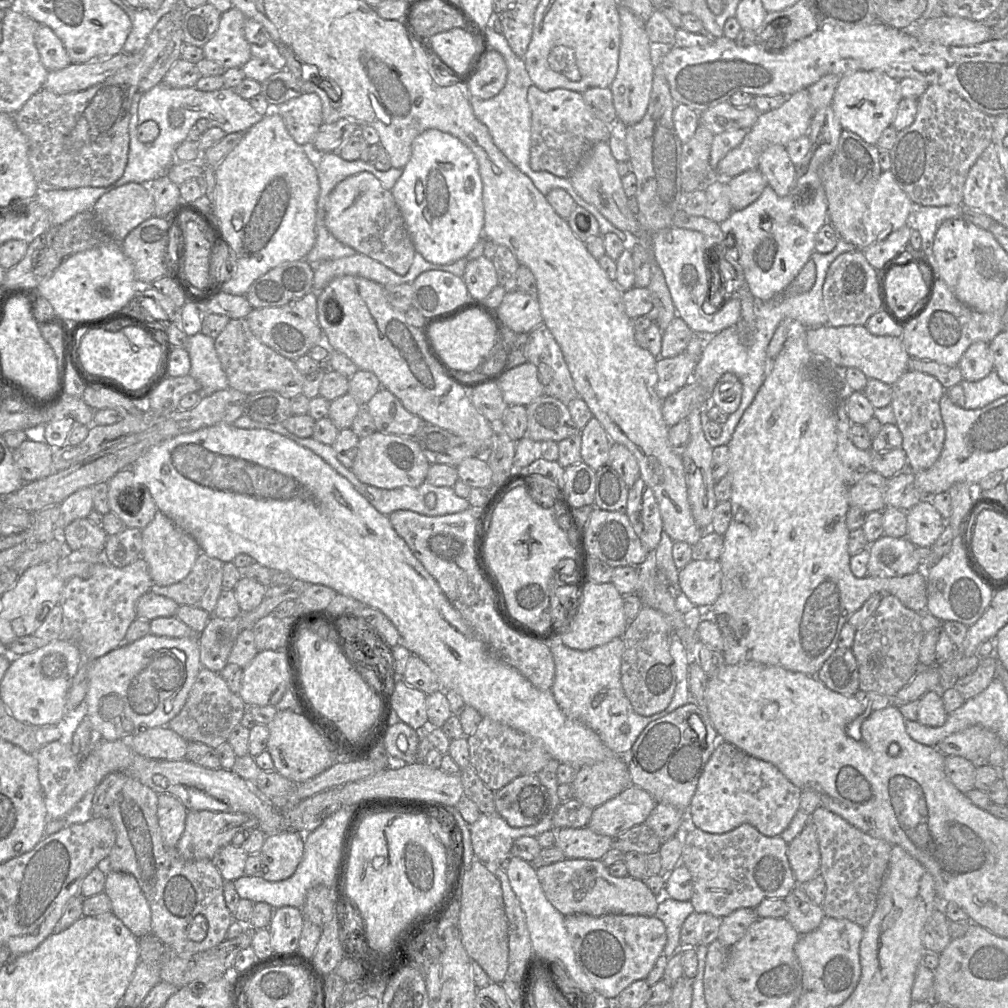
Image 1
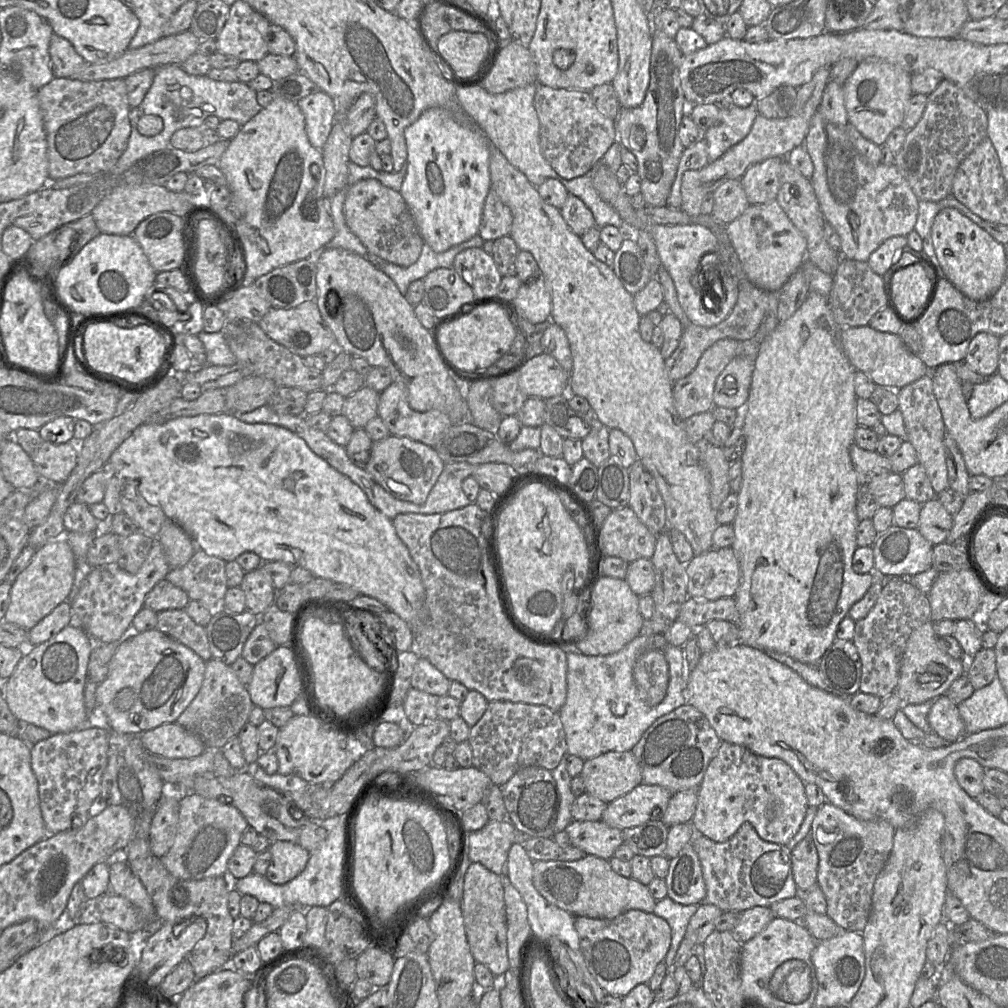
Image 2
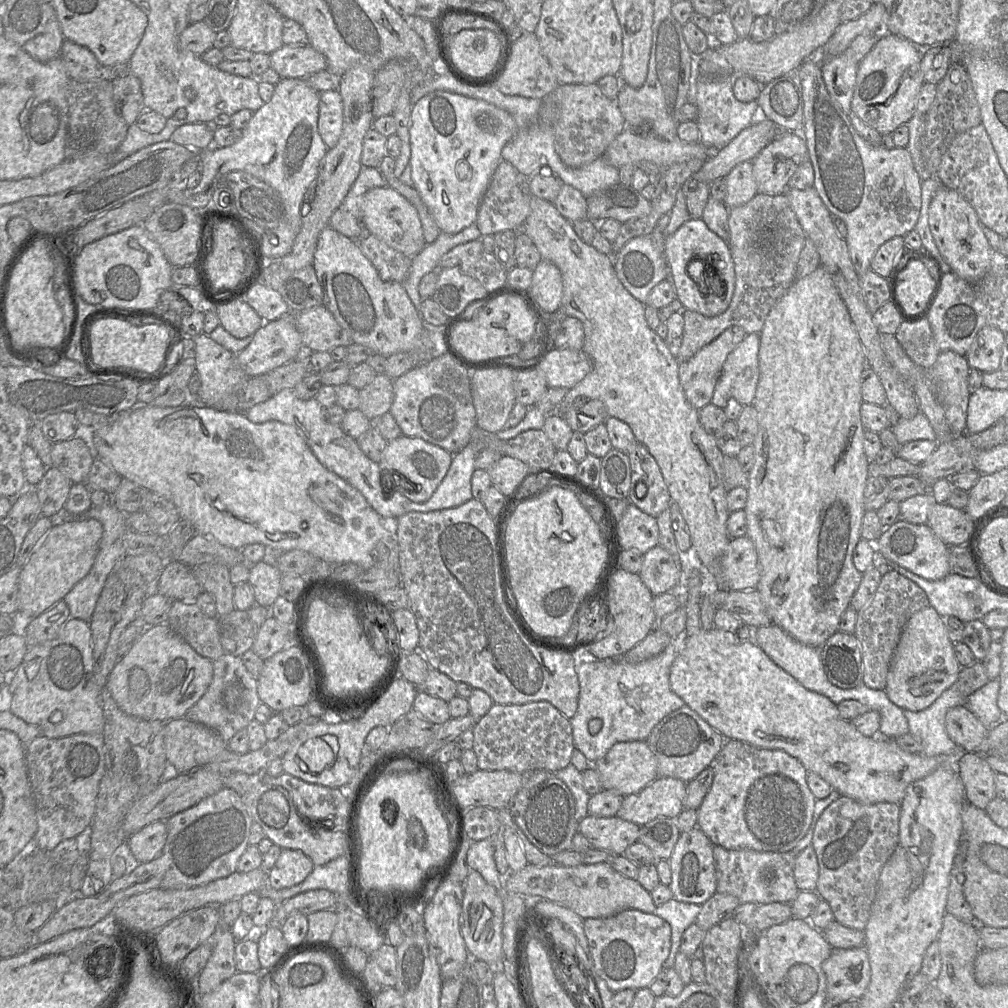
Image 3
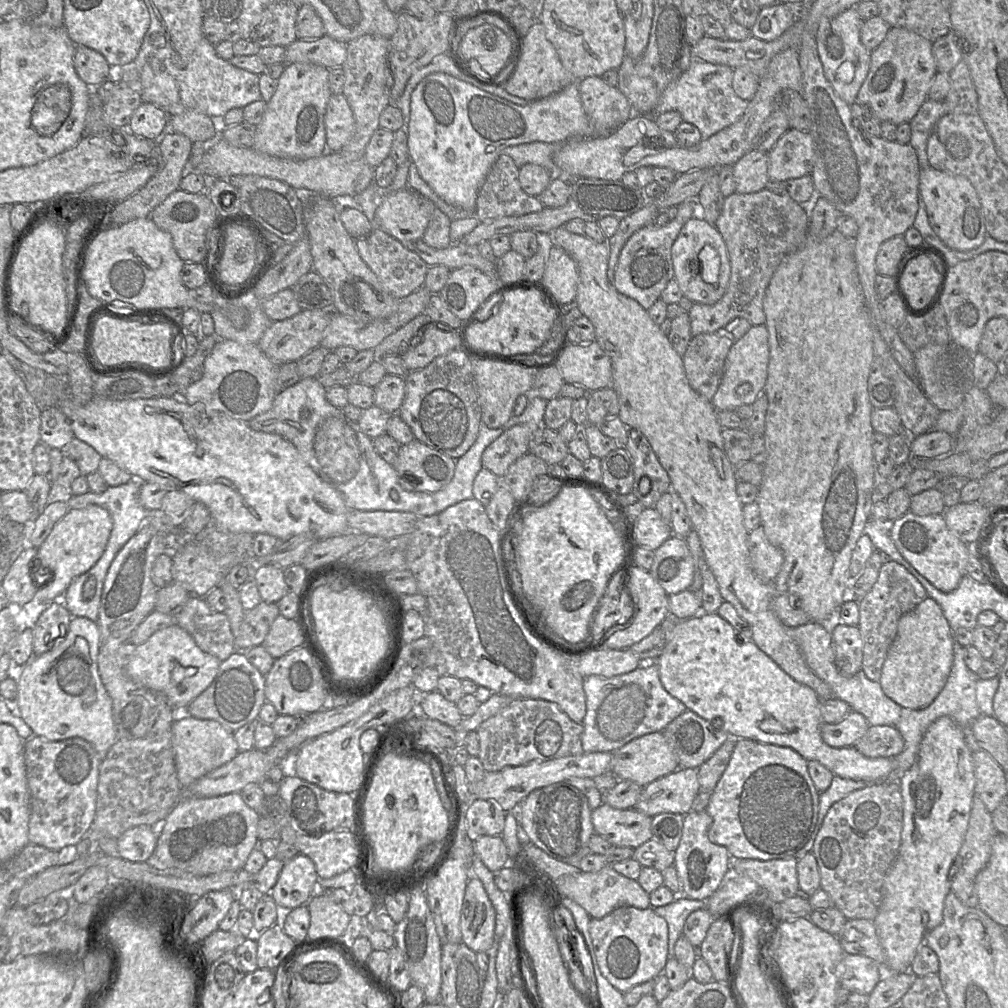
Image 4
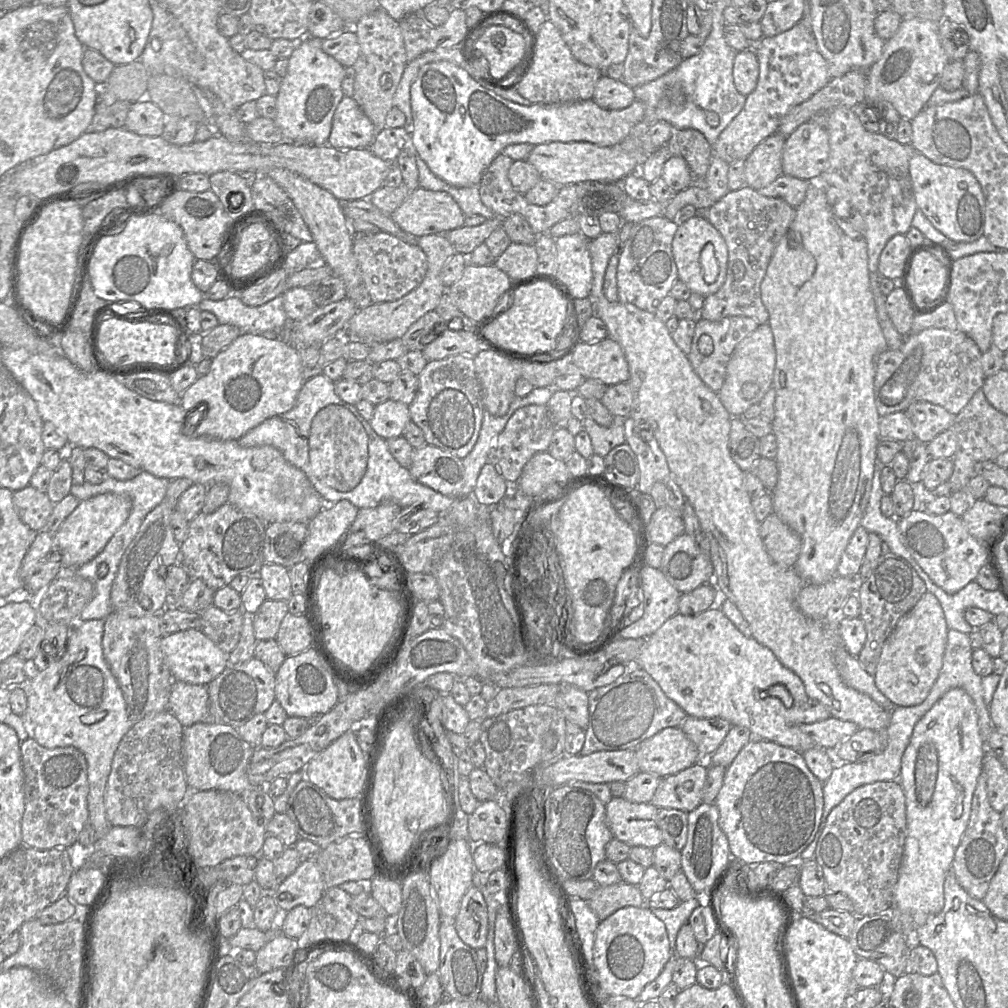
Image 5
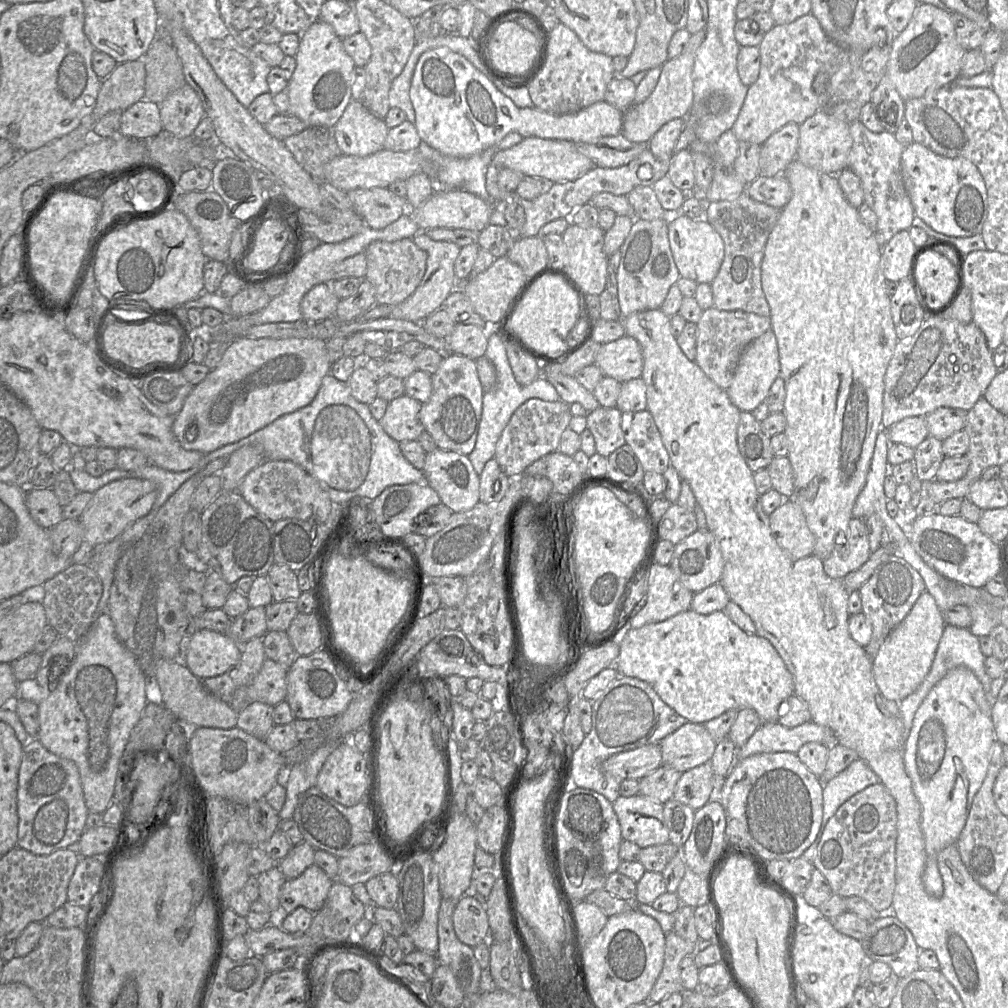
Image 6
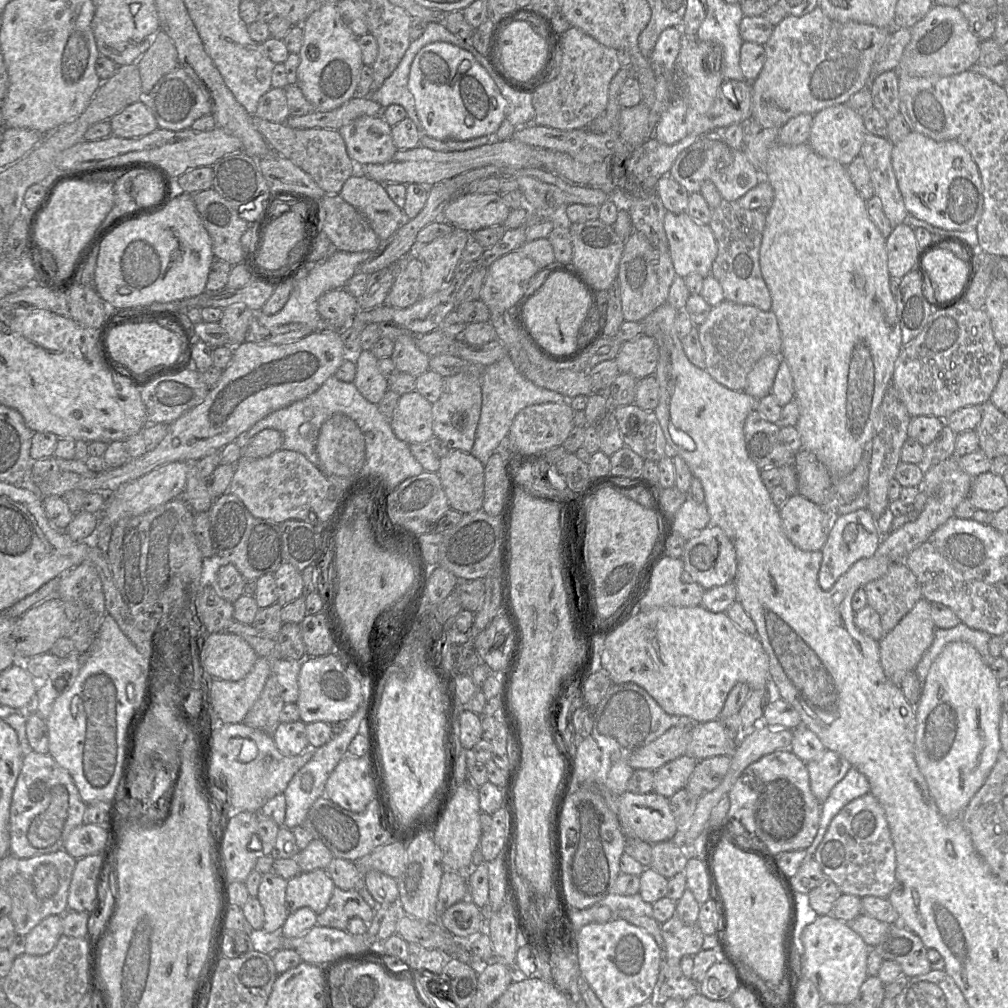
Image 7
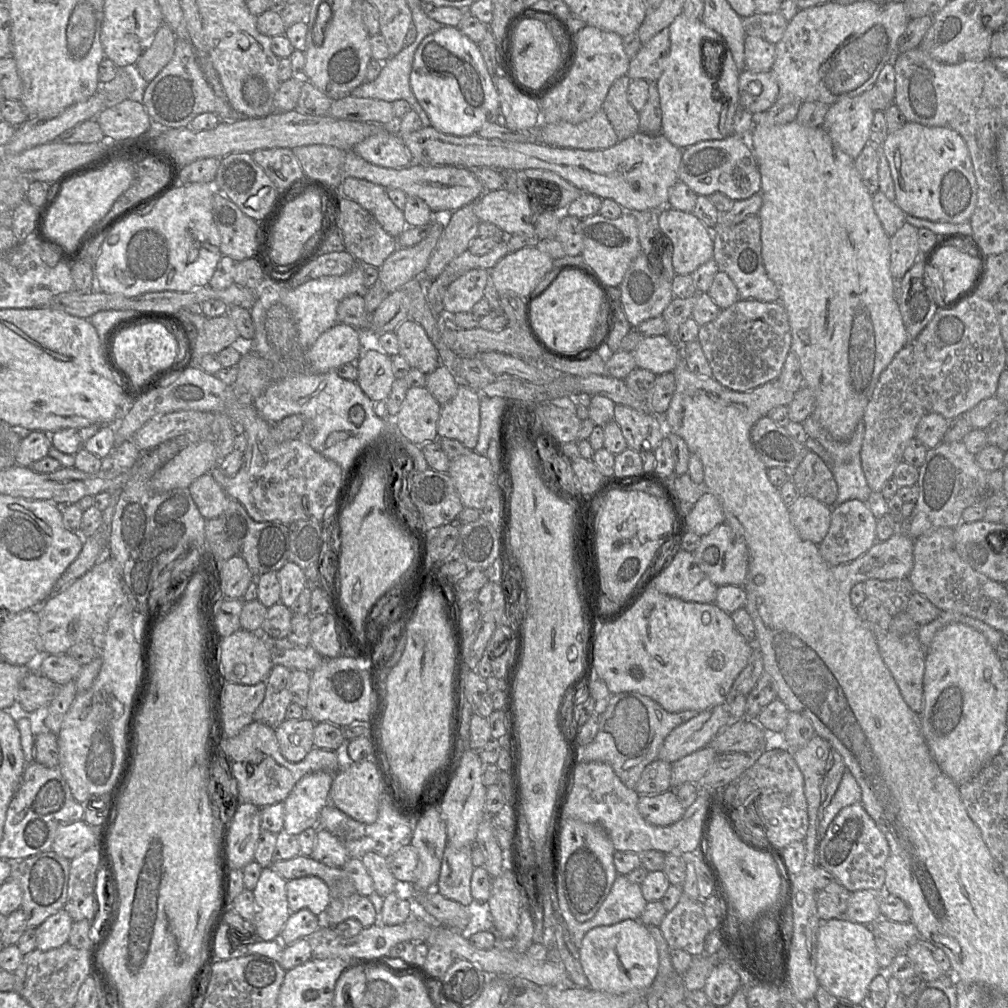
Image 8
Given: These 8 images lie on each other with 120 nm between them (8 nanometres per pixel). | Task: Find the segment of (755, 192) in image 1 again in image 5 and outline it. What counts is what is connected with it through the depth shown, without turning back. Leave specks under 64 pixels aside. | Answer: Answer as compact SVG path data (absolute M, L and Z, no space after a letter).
M807 121L785 139L782 151L784 175L817 182L826 169L829 157L829 136L825 127Z

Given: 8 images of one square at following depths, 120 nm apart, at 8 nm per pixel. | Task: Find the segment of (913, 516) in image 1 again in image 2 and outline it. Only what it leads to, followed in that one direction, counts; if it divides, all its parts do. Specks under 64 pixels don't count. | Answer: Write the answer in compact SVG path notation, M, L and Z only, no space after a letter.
M933 498L922 504L917 530L932 545L941 544L952 528L953 516L938 499Z

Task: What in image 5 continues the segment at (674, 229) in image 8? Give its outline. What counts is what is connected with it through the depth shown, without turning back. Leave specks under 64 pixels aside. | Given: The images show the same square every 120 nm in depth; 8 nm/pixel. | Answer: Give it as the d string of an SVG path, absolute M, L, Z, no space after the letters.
M702 215L679 224L672 240L672 253L678 278L692 293L707 297L723 285L727 272L728 248L720 232Z

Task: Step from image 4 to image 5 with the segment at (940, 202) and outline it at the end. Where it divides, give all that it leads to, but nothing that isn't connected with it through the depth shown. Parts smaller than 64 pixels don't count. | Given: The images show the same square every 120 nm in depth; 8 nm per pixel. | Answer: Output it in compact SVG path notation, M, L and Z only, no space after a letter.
M916 152L909 162L909 175L918 209L934 228L956 242L973 242L983 235L985 197L978 180L970 171L936 164Z

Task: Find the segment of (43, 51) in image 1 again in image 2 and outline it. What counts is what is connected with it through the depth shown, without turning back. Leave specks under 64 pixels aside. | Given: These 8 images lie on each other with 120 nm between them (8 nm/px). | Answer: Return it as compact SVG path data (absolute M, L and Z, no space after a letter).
M57 34L51 36L49 54L55 77L69 78L89 64L76 52L70 41Z

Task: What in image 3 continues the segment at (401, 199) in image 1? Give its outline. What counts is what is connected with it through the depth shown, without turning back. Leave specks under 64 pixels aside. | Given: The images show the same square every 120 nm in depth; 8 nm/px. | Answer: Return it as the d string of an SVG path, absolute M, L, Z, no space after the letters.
M434 91L412 107L409 120L411 177L414 188L428 208L441 232L456 234L476 224L479 206L501 159L503 147L514 137L517 124L503 109L484 100L448 91Z

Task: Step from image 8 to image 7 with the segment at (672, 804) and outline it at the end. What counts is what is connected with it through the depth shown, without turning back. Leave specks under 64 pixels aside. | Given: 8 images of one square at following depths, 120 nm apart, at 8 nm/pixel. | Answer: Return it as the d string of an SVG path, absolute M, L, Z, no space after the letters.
M624 792L618 797L619 822L626 837L635 837L649 844L668 841L677 831L677 823L671 811L669 798L657 793L634 794Z

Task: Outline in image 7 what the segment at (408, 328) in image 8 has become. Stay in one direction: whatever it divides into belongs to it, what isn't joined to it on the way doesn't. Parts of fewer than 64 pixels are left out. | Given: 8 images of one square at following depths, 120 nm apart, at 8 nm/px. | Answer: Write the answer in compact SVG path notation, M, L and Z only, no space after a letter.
M409 332L399 336L394 342L391 359L399 372L417 377L429 370L430 357L418 349L415 339Z

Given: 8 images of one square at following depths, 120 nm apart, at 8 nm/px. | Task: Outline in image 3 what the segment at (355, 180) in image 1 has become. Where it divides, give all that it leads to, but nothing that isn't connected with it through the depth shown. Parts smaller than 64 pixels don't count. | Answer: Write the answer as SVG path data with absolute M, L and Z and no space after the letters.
M374 188L363 197L361 224L364 230L376 236L391 248L414 258L426 245L417 209L394 188Z

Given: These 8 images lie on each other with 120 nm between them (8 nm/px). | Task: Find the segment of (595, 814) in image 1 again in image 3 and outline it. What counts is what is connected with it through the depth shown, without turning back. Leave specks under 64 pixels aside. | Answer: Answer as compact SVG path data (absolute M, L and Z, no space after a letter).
M657 777L640 791L625 796L616 816L638 826L657 817L676 818L683 810L686 783L673 777Z

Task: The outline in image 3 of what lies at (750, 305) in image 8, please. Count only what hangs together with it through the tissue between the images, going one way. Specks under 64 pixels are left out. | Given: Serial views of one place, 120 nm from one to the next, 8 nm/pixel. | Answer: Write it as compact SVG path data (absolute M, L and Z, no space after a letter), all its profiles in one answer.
M731 326L703 346L690 359L680 362L678 377L687 401L697 410L711 403L714 389L728 354L746 337L740 326Z

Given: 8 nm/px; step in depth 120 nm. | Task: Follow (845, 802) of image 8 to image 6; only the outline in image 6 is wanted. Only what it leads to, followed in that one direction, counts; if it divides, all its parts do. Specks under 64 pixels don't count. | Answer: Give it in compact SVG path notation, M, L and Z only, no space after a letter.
M862 759L852 762L835 778L823 784L823 818L818 834L812 845L800 858L813 862L818 844L828 820L838 808L855 794L869 786L880 783L878 775Z

